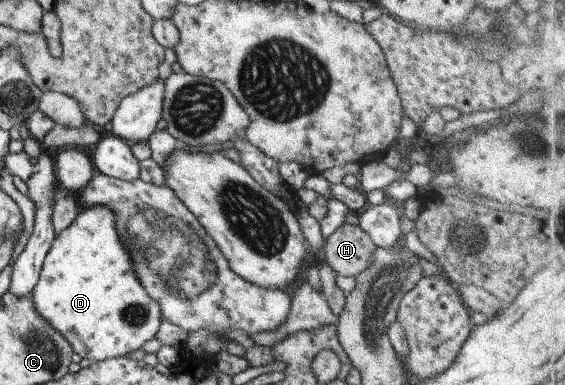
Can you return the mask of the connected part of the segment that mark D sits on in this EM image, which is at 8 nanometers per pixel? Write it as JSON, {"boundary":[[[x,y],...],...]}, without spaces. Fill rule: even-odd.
{"boundary":[[[82,207],[76,218],[55,235],[45,254],[38,280],[30,292],[36,312],[54,327],[80,358],[97,363],[104,359],[124,357],[153,338],[163,320],[161,306],[152,300],[136,276],[127,248],[117,235],[116,215],[110,207]]]}

